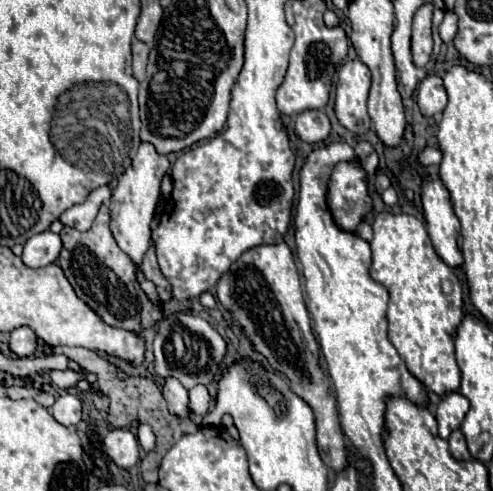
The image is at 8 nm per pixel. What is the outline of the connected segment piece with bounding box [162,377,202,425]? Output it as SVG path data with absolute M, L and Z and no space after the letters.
M174 377L165 379L162 394L172 415L182 417L182 419L190 419L190 421L194 421L196 425L200 425L202 417L198 417L198 415L190 409L190 405L188 405L188 391L180 385L180 381L176 381Z

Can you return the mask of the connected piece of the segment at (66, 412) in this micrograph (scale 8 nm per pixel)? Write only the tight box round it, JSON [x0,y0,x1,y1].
[52,393,82,427]

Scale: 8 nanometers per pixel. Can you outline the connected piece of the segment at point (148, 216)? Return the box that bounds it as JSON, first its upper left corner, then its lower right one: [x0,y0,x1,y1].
[110,143,170,265]

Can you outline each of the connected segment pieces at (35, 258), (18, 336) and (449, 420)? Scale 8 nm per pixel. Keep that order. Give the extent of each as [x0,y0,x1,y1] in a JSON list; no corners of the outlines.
[[22,231,62,269],[10,327,36,357],[436,391,470,439]]

